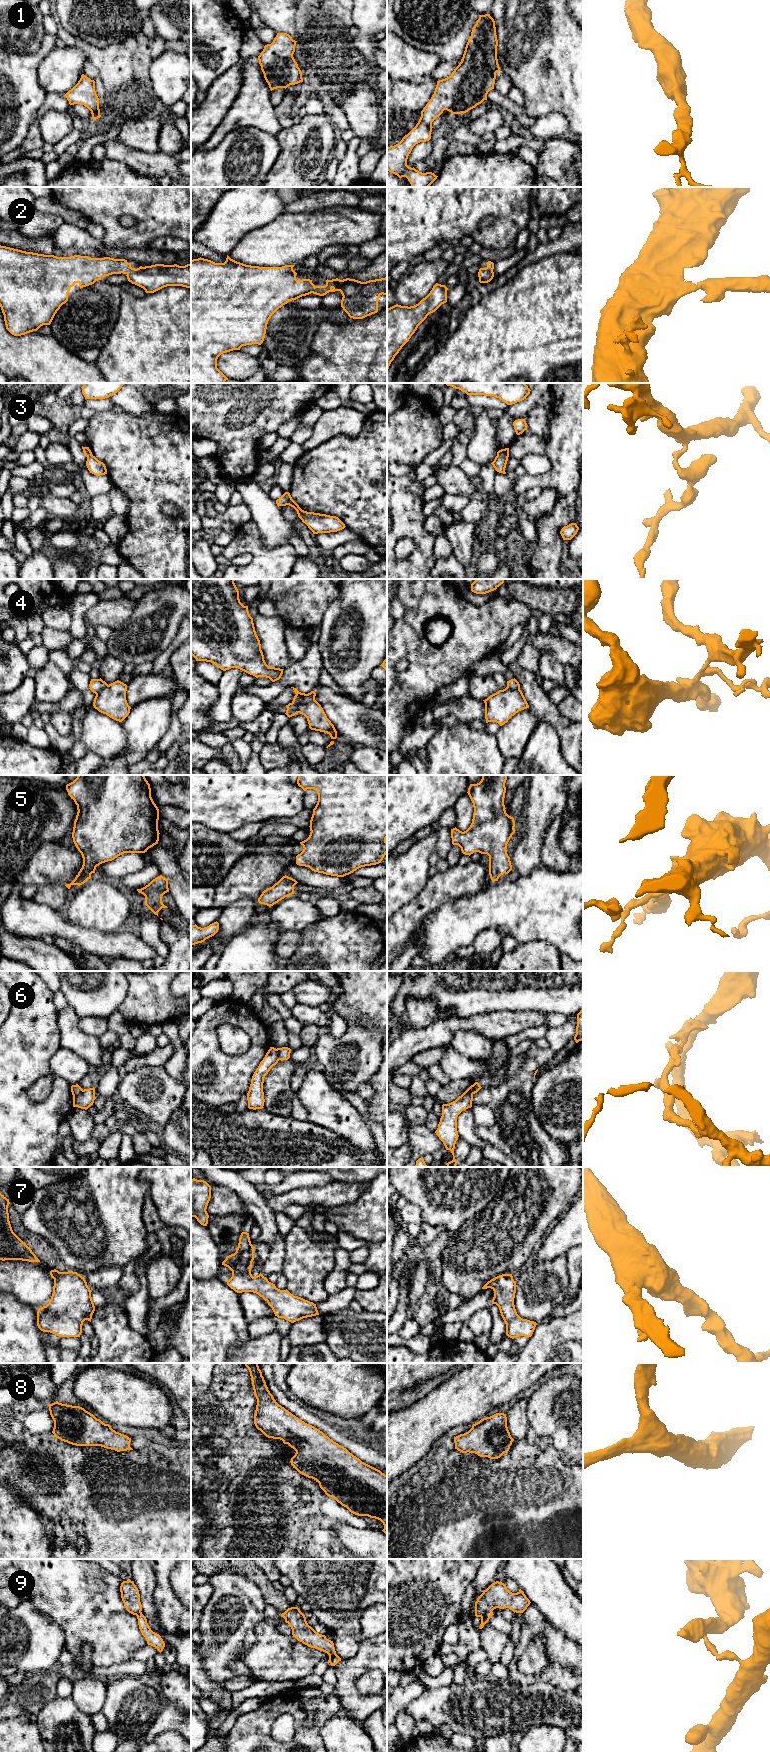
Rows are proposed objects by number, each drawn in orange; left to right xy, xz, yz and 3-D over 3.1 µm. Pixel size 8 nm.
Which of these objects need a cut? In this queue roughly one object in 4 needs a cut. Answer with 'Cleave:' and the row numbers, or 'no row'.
Cleave: 3, 4, 6, 9

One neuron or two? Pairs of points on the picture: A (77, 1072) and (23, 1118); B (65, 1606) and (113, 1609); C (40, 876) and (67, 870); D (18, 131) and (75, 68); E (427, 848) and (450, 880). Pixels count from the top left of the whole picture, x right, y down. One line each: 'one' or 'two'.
A: two
B: one
C: one
D: two
E: two

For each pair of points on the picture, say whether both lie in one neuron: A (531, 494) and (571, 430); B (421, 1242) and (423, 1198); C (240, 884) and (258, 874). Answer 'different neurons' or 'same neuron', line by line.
A: different neurons
B: different neurons
C: same neuron

